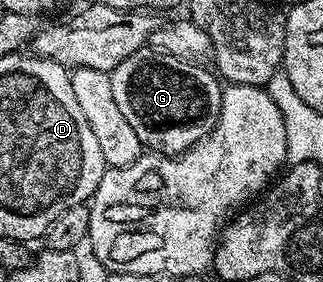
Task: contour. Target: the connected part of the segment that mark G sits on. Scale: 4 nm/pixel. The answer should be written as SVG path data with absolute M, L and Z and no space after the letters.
M145 47L130 55L130 59L122 59L122 63L118 63L118 67L112 70L111 74L114 99L118 102L126 123L134 127L145 150L165 155L183 155L203 137L209 136L212 128L220 121L222 85L211 68L208 70L204 65L191 65L185 61L170 59L170 55L158 55Z

